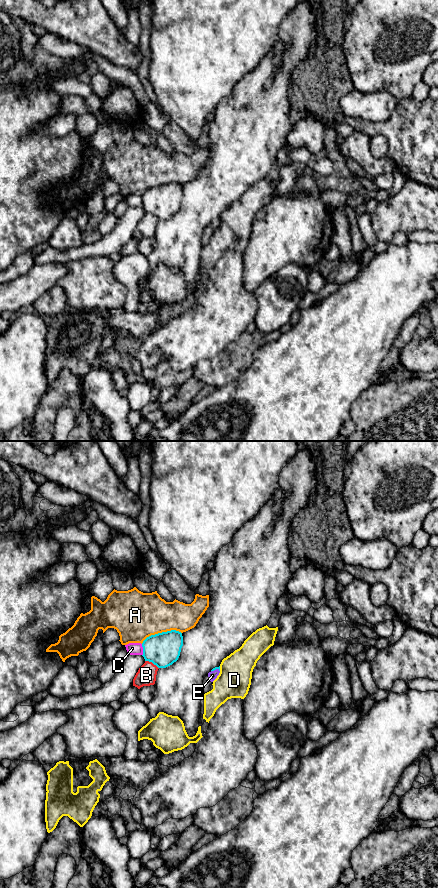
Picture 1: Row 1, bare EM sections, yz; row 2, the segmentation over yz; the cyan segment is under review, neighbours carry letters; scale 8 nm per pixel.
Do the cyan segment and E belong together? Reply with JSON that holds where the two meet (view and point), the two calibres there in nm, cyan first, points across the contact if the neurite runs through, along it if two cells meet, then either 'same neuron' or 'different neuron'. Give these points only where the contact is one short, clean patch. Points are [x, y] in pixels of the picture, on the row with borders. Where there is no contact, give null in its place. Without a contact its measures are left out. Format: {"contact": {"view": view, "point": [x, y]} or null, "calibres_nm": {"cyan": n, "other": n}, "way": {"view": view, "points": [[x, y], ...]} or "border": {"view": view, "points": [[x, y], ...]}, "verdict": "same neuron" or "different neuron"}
{"contact": {"view": "yz", "point": [215, 669]}, "calibres_nm": {"cyan": 20, "other": 70}, "way": {"view": "yz", "points": [[215, 668], [215, 669], [212, 675]]}, "verdict": "same neuron"}

